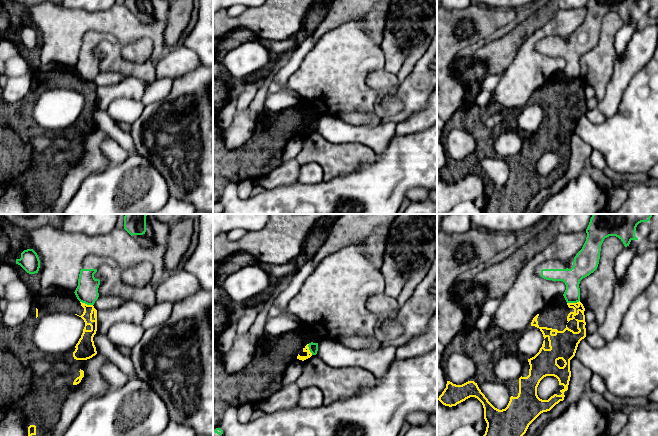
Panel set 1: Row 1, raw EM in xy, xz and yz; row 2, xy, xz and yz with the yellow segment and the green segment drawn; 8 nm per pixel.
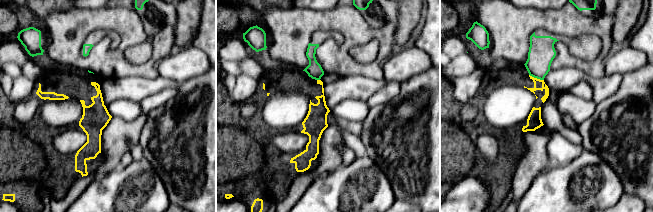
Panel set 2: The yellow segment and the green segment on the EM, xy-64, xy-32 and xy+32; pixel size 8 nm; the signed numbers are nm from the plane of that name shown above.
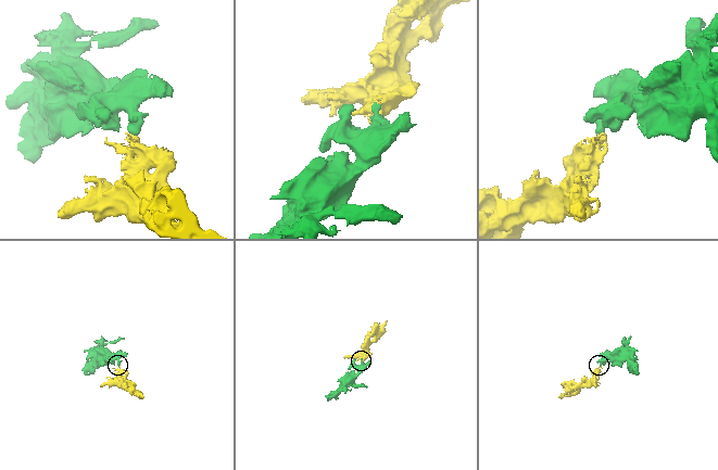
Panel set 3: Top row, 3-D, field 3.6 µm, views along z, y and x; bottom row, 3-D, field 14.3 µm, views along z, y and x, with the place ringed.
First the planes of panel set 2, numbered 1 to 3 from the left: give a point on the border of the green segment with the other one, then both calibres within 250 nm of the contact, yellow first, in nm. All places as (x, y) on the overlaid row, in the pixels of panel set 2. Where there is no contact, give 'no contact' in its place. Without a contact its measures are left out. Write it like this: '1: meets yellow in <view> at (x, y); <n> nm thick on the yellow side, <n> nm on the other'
1: no contact
2: meets yellow in xy-32 at (318, 80); 140 nm thick on the yellow side, 130 nm on the other
3: meets yellow in xy+32 at (536, 78); 80 nm thick on the yellow side, 220 nm on the other

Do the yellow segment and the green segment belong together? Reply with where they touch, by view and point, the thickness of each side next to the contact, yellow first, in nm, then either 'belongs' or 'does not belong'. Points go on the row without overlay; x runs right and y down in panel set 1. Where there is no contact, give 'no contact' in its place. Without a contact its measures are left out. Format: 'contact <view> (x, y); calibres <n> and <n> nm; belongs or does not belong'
contact xy (86, 80); calibres 90 and 180 nm; does not belong

